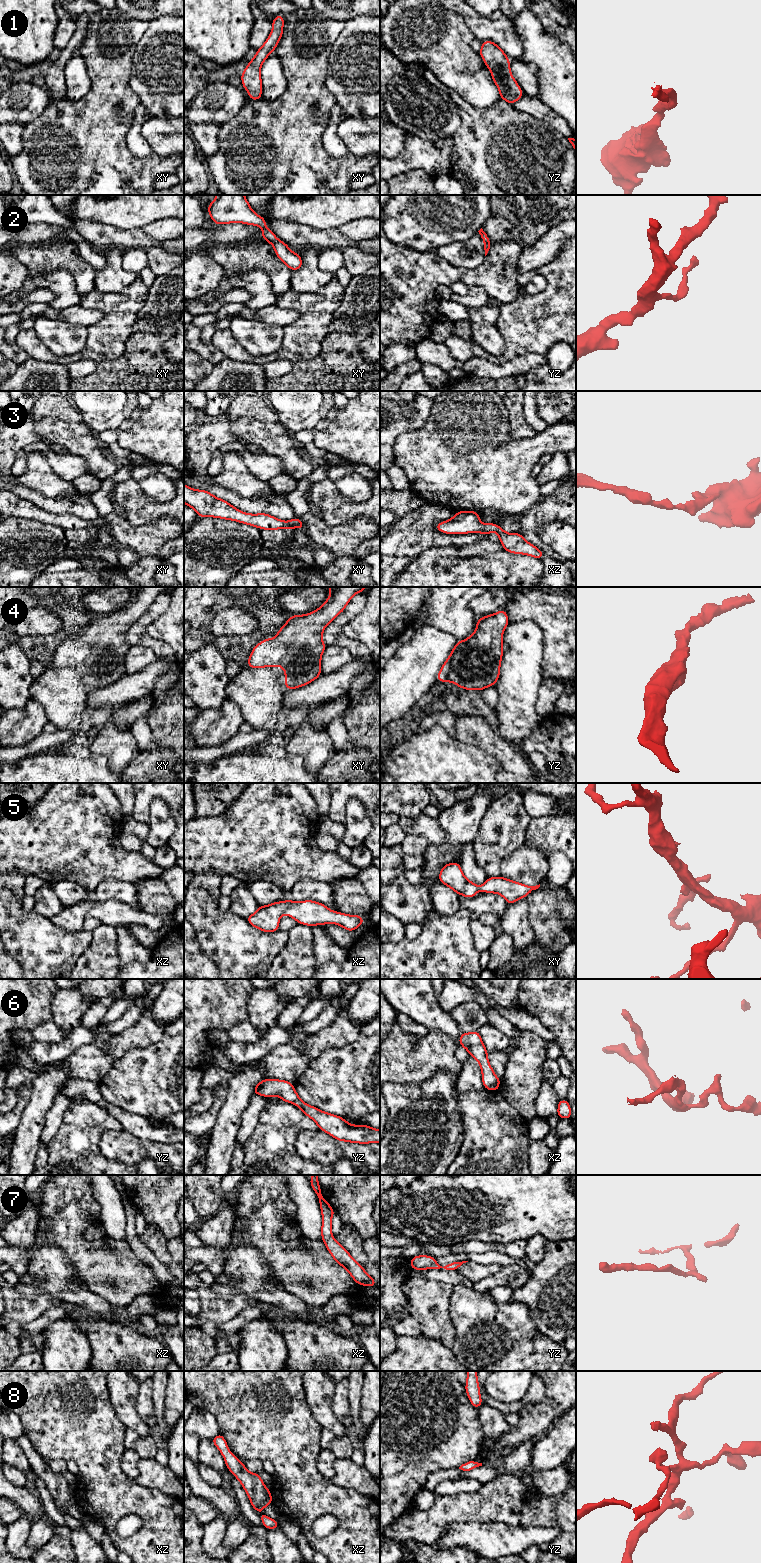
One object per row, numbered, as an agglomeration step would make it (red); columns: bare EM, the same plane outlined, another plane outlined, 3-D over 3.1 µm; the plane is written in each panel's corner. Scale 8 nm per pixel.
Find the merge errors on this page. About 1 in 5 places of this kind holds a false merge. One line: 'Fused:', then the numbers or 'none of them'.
Fused: none of them

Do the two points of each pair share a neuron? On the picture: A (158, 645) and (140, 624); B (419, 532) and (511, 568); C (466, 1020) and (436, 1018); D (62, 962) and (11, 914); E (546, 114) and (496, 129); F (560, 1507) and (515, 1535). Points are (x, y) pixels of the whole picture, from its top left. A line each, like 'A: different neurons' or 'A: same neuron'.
A: same neuron
B: different neurons
C: different neurons
D: same neuron
E: different neurons
F: different neurons

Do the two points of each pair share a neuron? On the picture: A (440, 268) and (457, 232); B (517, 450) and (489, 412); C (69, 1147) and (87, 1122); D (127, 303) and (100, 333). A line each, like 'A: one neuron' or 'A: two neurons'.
A: two neurons
B: one neuron
C: one neuron
D: one neuron

